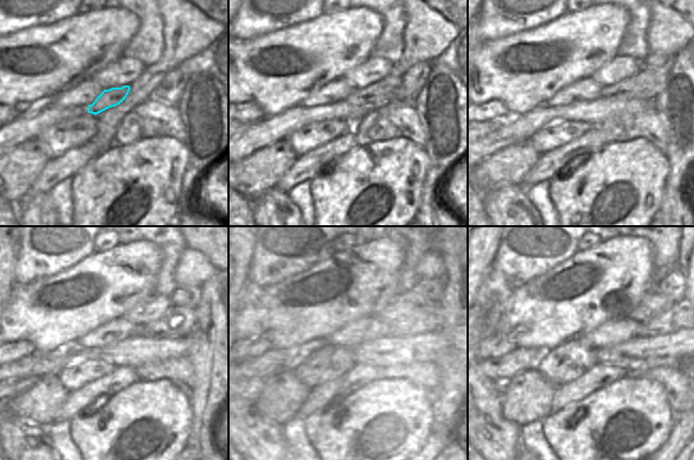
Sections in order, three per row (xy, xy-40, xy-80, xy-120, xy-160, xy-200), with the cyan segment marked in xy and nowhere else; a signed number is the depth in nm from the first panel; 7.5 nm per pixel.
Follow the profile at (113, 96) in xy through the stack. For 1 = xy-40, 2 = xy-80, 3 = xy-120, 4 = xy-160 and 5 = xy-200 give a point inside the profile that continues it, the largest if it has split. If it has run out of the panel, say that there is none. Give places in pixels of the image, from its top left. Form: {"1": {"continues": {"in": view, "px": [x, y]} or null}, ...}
{"1": {"continues": {"in": "xy-40", "px": [389, 90]}}, "2": {"continues": {"in": "xy-80", "px": [647, 84]}}, "3": {"continues": {"in": "xy-120", "px": [178, 321]}}, "4": {"continues": {"in": "xy-160", "px": [427, 319]}}, "5": {"continues": {"in": "xy-200", "px": [682, 315]}}}

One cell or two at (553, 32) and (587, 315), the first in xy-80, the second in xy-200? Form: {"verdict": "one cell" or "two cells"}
{"verdict": "one cell"}

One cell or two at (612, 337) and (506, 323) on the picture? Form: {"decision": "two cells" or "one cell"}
{"decision": "two cells"}

